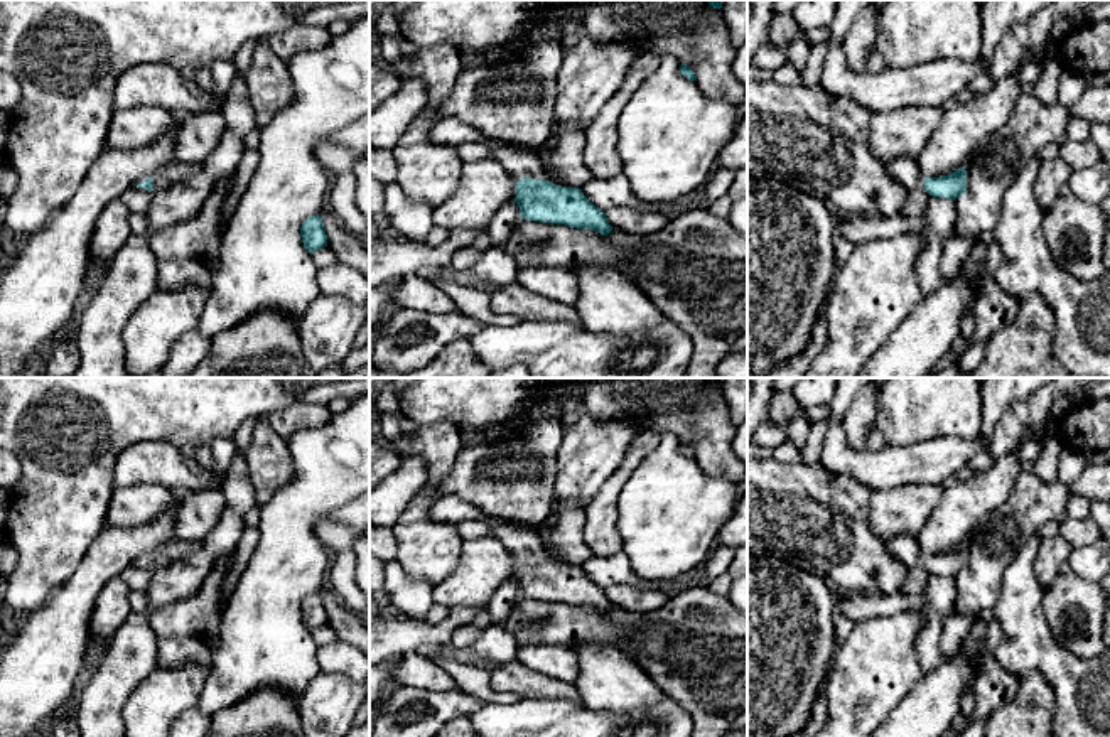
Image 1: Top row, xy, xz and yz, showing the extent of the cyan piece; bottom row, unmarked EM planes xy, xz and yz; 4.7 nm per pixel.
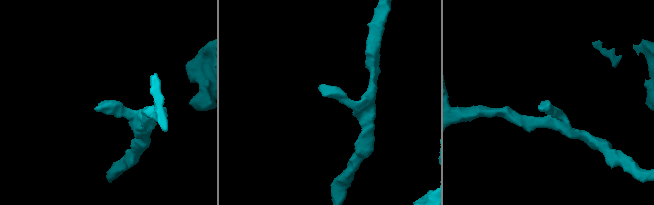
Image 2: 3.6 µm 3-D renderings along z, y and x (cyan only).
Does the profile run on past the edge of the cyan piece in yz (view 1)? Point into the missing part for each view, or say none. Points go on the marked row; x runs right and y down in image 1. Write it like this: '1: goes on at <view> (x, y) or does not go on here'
1: goes on at yz (905, 171)

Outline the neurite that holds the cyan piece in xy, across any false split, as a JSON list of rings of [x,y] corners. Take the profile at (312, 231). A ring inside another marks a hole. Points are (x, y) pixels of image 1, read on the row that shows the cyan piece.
[[[321,216],[307,218],[300,226],[302,243],[305,250],[312,255],[314,251],[327,246],[327,234]]]

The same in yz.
[[[909,157],[891,159],[884,164],[887,174],[906,191],[924,189],[933,197],[946,197],[955,201],[967,191],[965,167],[940,177],[924,177],[918,162]]]

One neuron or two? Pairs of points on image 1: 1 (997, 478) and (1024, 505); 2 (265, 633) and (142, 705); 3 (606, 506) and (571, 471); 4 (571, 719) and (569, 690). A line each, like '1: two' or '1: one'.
1: two
2: two
3: two
4: two

